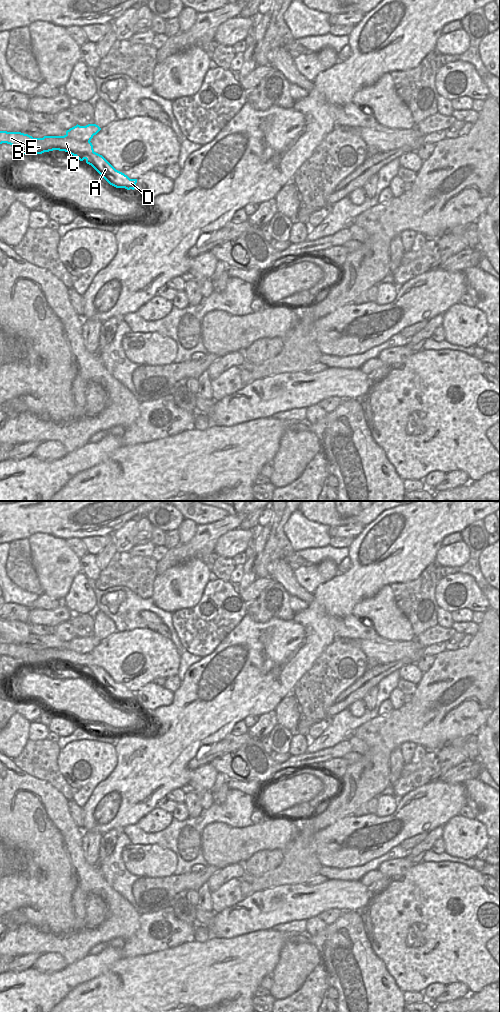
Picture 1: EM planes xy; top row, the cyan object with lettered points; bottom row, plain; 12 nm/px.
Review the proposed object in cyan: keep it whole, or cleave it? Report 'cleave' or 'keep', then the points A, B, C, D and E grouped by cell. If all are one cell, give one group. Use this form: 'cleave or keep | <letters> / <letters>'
cleave | A B C D / E

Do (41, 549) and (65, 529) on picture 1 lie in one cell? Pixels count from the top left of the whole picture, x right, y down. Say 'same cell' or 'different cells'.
different cells

